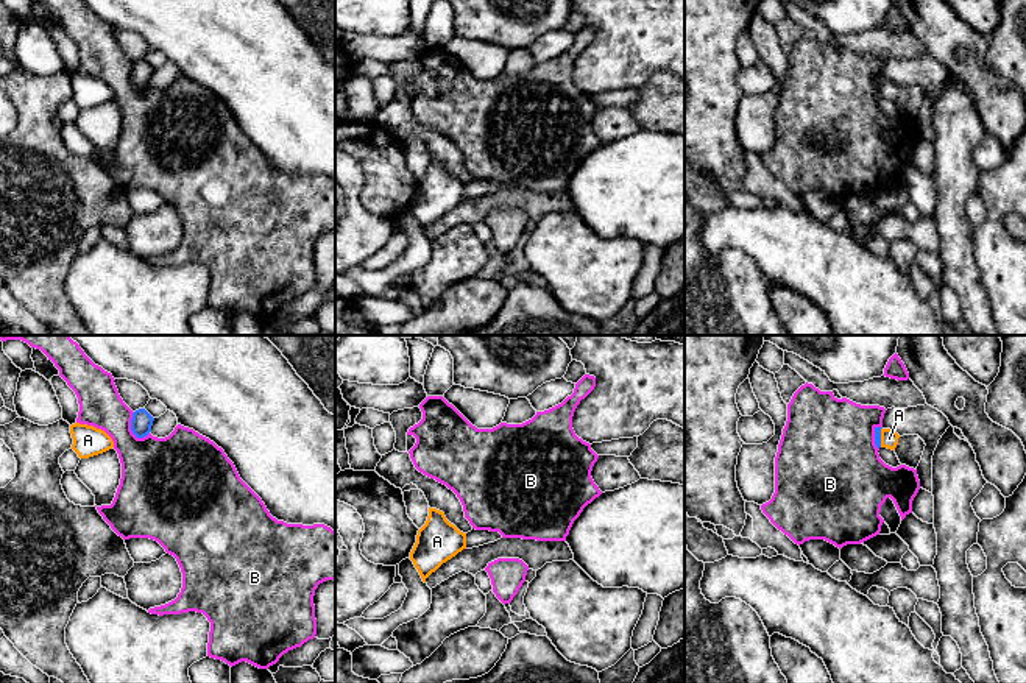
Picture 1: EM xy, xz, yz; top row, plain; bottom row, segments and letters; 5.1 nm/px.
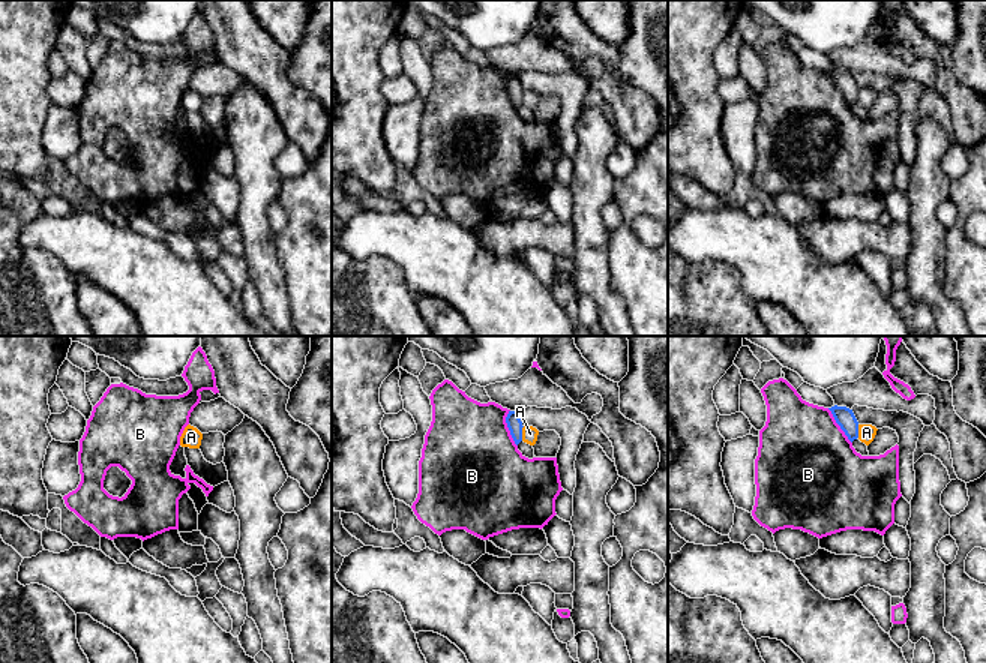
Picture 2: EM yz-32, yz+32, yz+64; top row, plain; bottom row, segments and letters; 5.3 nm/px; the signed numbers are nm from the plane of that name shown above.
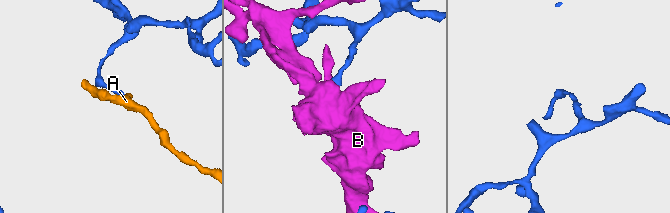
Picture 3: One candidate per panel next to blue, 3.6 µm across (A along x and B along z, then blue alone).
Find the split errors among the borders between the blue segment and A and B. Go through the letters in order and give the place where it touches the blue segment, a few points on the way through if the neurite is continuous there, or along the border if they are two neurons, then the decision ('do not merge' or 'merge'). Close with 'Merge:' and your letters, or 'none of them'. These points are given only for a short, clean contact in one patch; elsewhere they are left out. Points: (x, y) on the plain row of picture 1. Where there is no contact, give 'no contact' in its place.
A: contact yz (880, 88); border yz (881, 78), (880, 97); do not merge
B: contact xy (131, 78); do not merge
Merge: none of them

